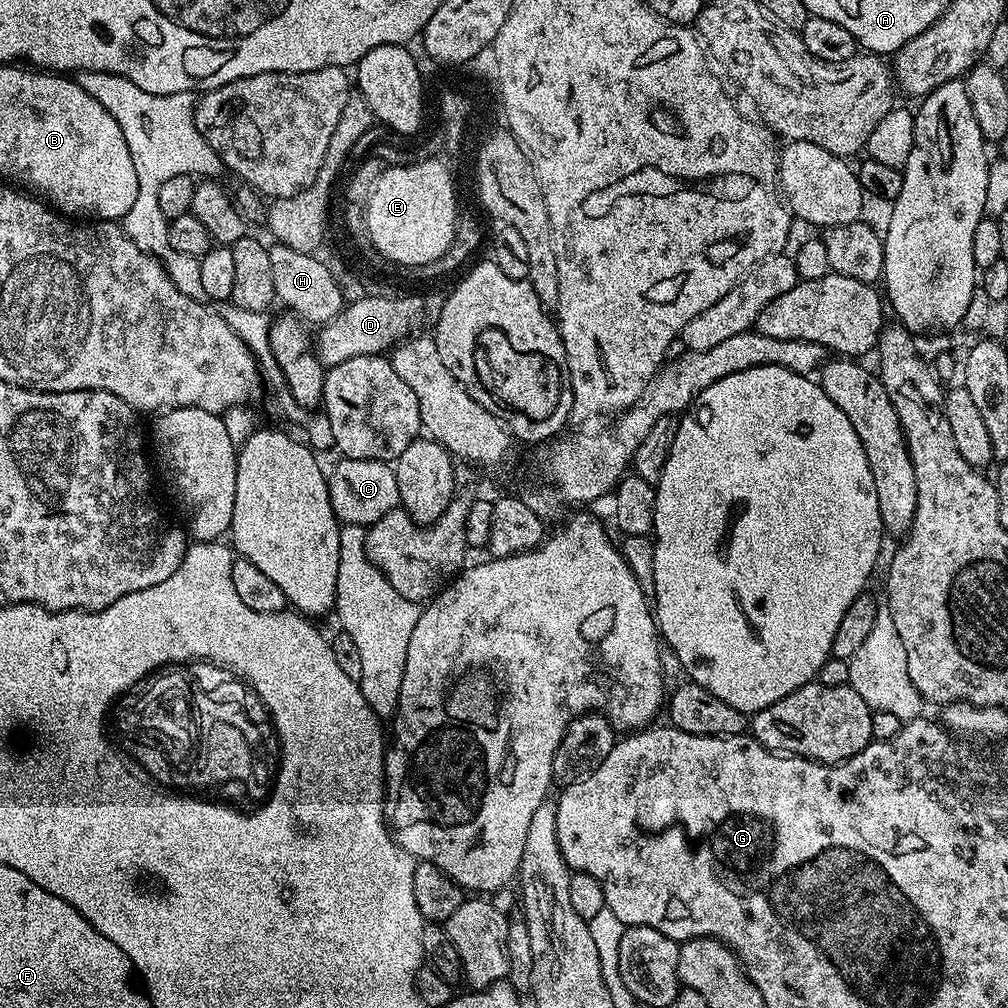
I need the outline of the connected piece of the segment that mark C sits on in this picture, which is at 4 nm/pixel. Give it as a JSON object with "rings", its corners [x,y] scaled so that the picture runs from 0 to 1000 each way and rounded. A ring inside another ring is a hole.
{"rings":[[[334,455],[329,468],[324,469],[327,502],[338,521],[355,520],[368,522],[392,504],[397,503],[395,474],[392,463],[380,456]]]}

